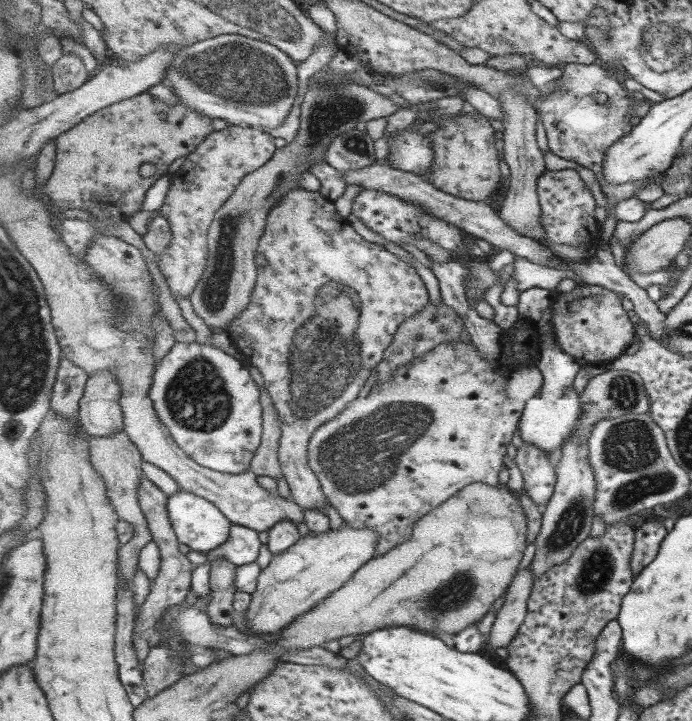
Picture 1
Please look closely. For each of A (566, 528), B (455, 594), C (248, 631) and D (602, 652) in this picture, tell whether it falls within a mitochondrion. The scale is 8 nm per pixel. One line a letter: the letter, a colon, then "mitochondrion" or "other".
A: mitochondrion
B: mitochondrion
C: other
D: other

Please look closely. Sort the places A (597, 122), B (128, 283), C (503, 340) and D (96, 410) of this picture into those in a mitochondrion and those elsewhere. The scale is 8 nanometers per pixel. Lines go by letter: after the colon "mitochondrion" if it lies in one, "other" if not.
A: other
B: mitochondrion
C: other
D: other

